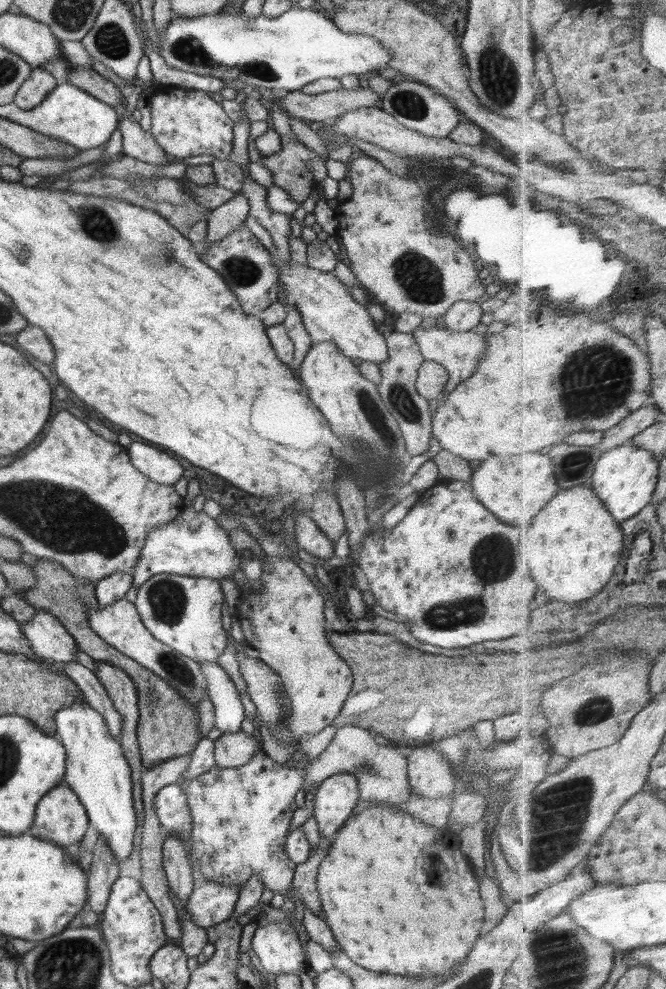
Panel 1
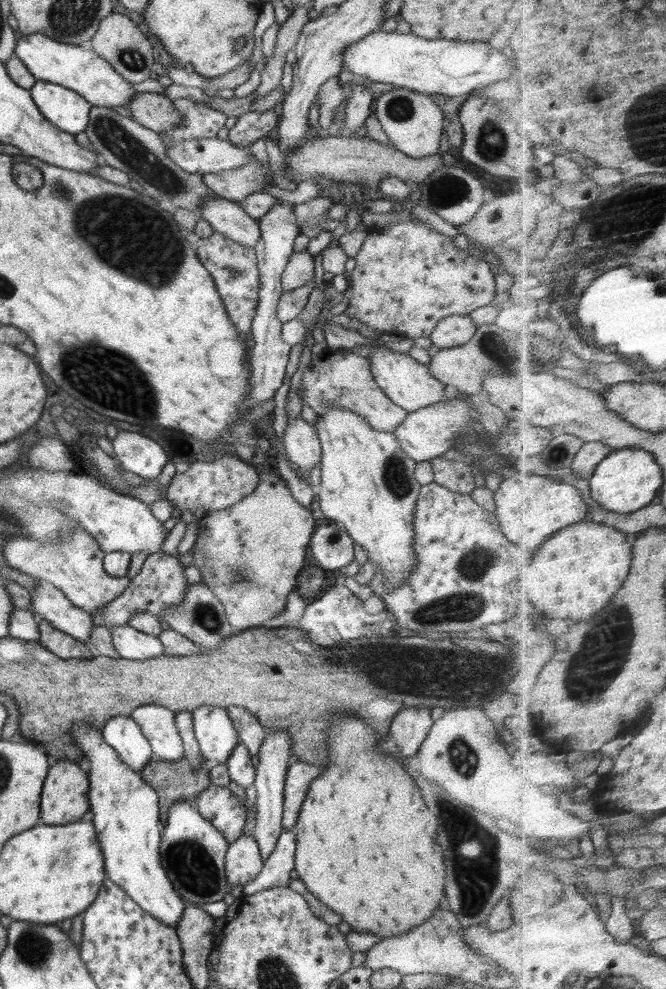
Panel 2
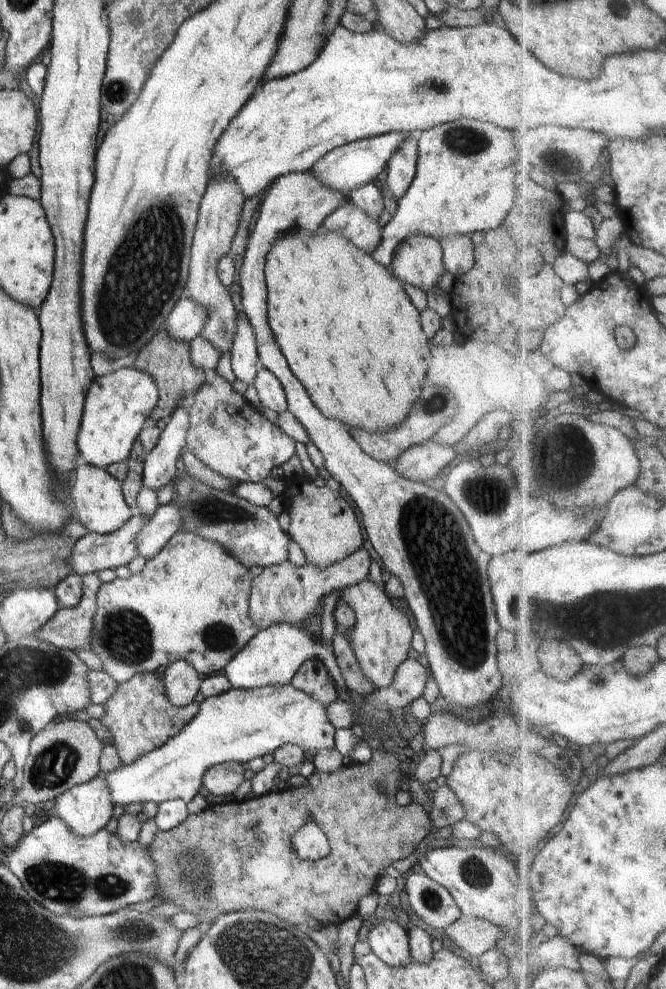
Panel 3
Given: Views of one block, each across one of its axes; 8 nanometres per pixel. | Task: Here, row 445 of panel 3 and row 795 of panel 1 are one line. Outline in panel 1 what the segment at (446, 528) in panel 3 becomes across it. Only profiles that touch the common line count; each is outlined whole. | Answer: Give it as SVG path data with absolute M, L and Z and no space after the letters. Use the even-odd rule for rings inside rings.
M336 773L325 778L314 794L313 817L322 836L332 836L352 816L358 803L358 780L354 774Z

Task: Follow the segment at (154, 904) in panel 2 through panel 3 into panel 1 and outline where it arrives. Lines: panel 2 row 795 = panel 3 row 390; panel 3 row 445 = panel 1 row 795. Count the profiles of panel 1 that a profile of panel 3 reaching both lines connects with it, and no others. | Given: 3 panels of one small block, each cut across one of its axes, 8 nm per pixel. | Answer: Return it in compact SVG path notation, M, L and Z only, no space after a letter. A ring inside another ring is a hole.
M84 697L76 700L72 706L60 709L55 714L55 725L57 730L54 736L62 743L66 752L66 770L63 779L84 805L89 824L96 828L96 832L104 838L103 842L106 842L114 858L122 864L134 850L134 832L138 828L138 819L134 808L130 765L124 757L121 743L110 734L104 716L98 714Z

